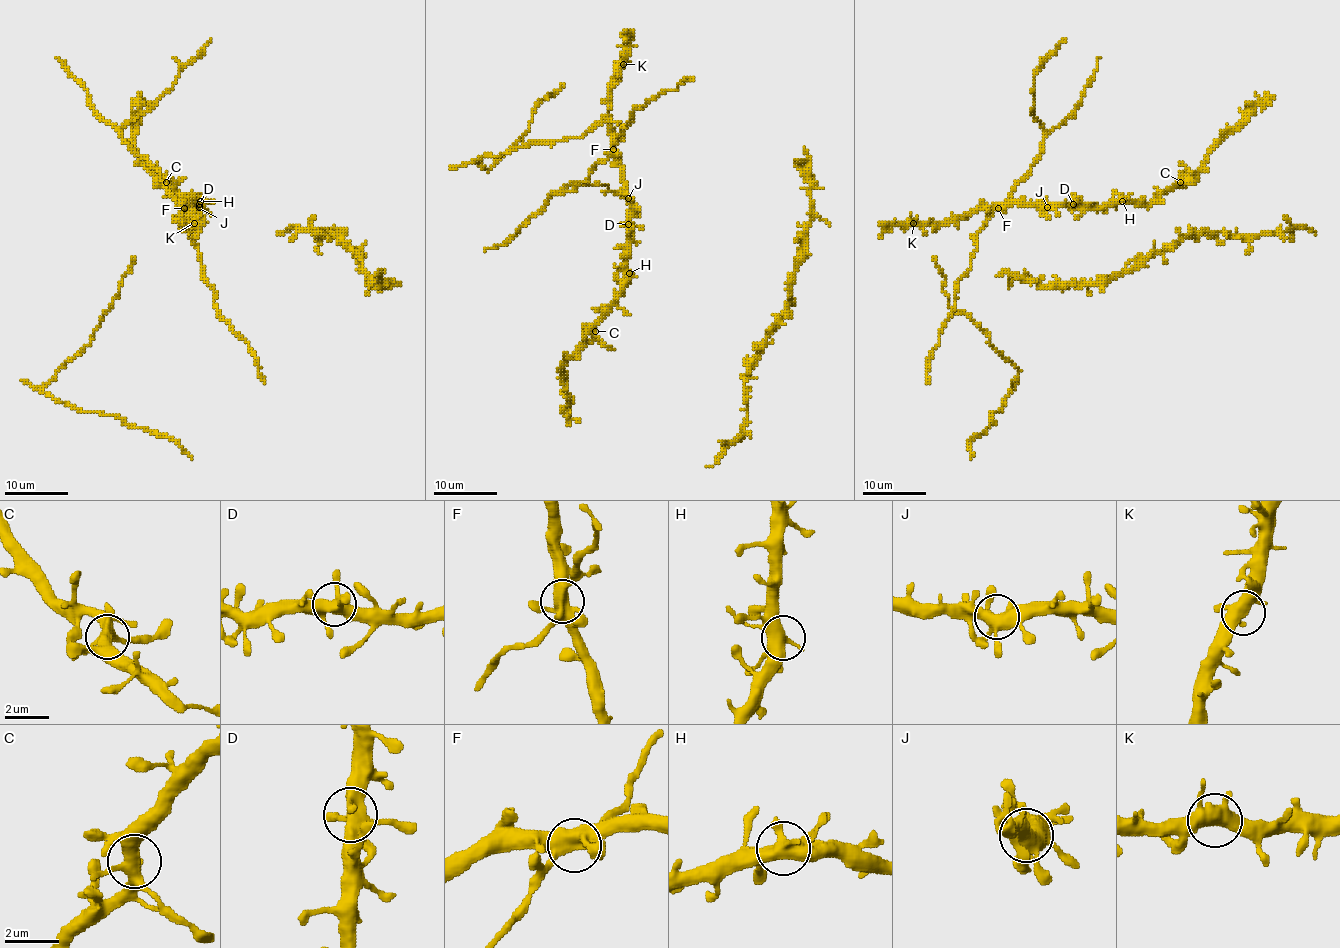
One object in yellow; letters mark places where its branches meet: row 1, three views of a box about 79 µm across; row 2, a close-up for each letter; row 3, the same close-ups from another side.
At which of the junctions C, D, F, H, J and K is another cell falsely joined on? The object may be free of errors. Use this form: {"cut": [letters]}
{"cut": []}

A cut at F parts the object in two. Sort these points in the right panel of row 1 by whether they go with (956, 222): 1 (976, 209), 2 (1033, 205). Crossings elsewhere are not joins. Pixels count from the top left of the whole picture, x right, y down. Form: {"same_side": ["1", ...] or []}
{"same_side": ["1", "2"]}

